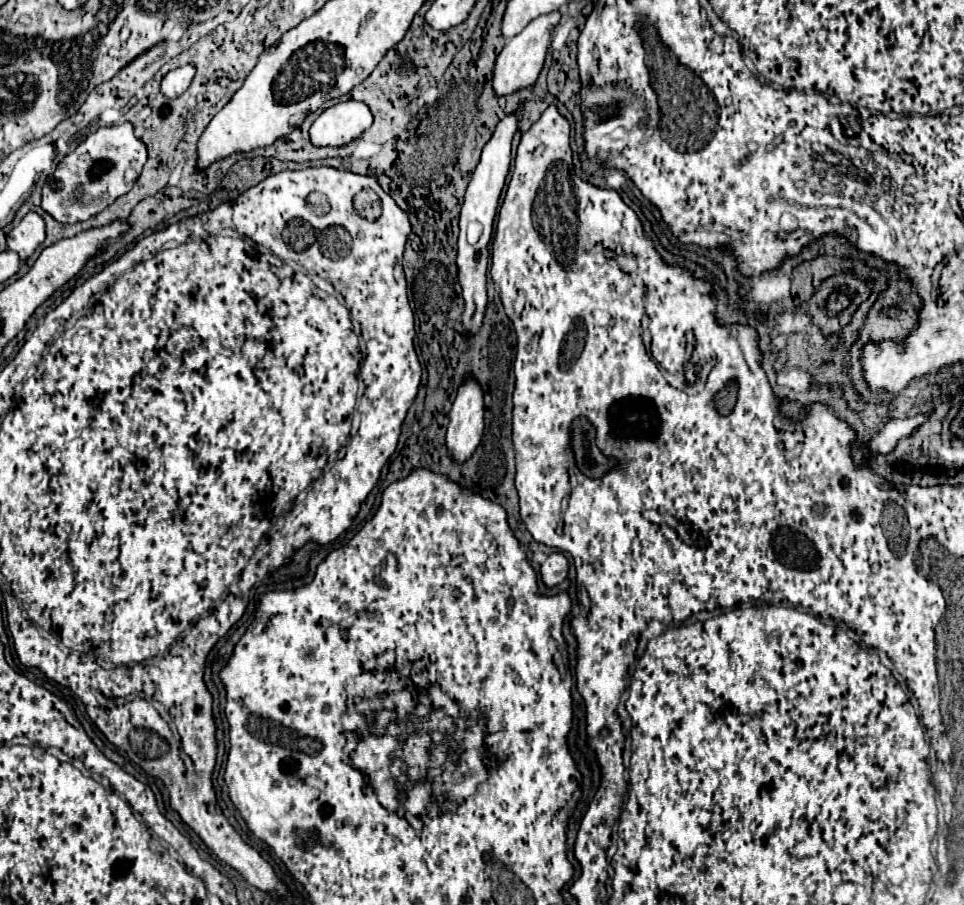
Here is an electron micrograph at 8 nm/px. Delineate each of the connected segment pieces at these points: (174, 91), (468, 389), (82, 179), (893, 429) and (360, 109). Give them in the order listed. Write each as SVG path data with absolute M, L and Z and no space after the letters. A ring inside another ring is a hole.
M180 66L176 70L170 70L164 78L162 78L162 94L166 98L178 98L180 94L184 94L194 78L194 68L188 66Z
M468 380L460 386L454 406L450 410L450 424L446 434L446 448L450 460L466 462L480 444L484 430L484 400L482 388L476 380Z
M130 122L98 128L74 152L64 156L42 188L42 208L56 222L84 222L108 208L116 198L132 188L142 172L142 166L146 164L146 146L134 136L132 130Z
M916 416L916 418L906 418L906 420L890 420L876 438L872 438L870 446L874 448L874 452L882 452L888 454L894 450L896 442L908 434L912 434L918 424L924 422L924 416Z
M348 100L326 108L310 128L314 146L344 146L372 126L372 112L364 102Z

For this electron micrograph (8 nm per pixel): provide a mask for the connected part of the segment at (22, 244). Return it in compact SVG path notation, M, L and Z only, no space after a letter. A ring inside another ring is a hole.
M28 212L18 226L6 234L8 250L26 260L44 242L44 220L36 212Z

